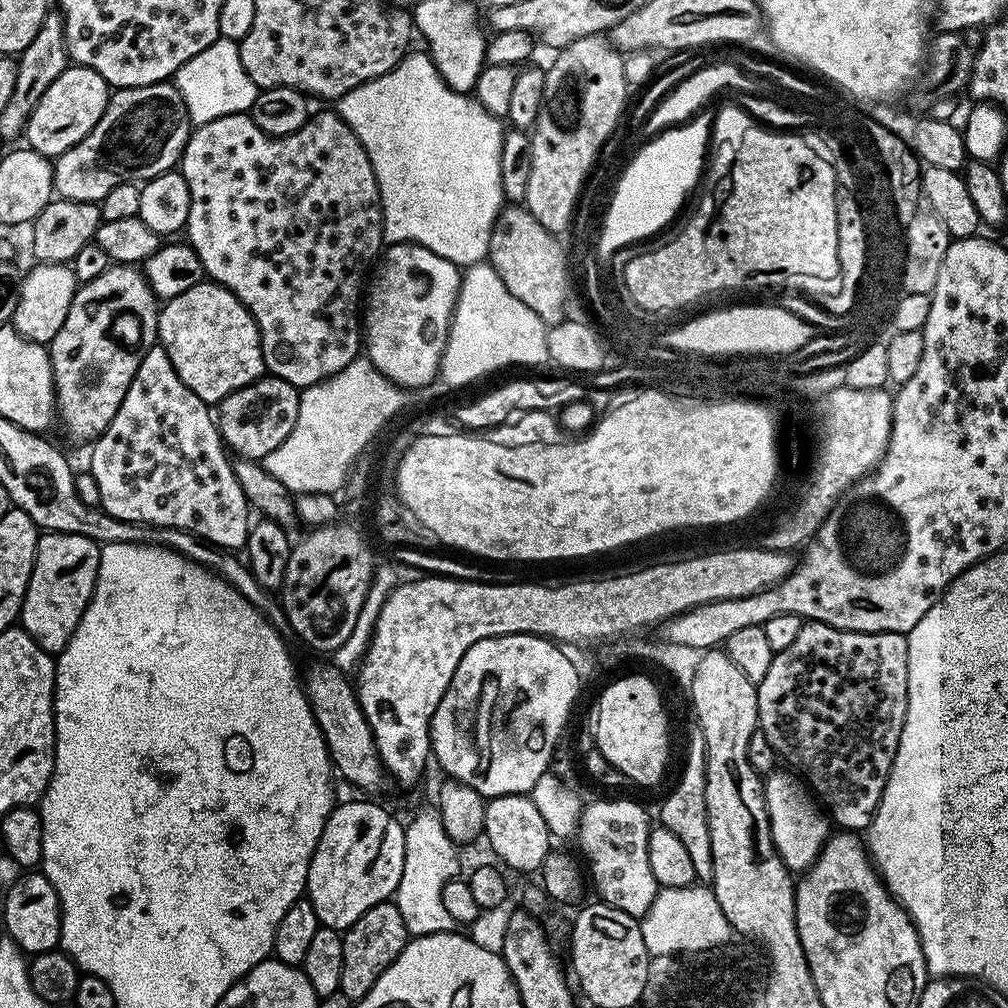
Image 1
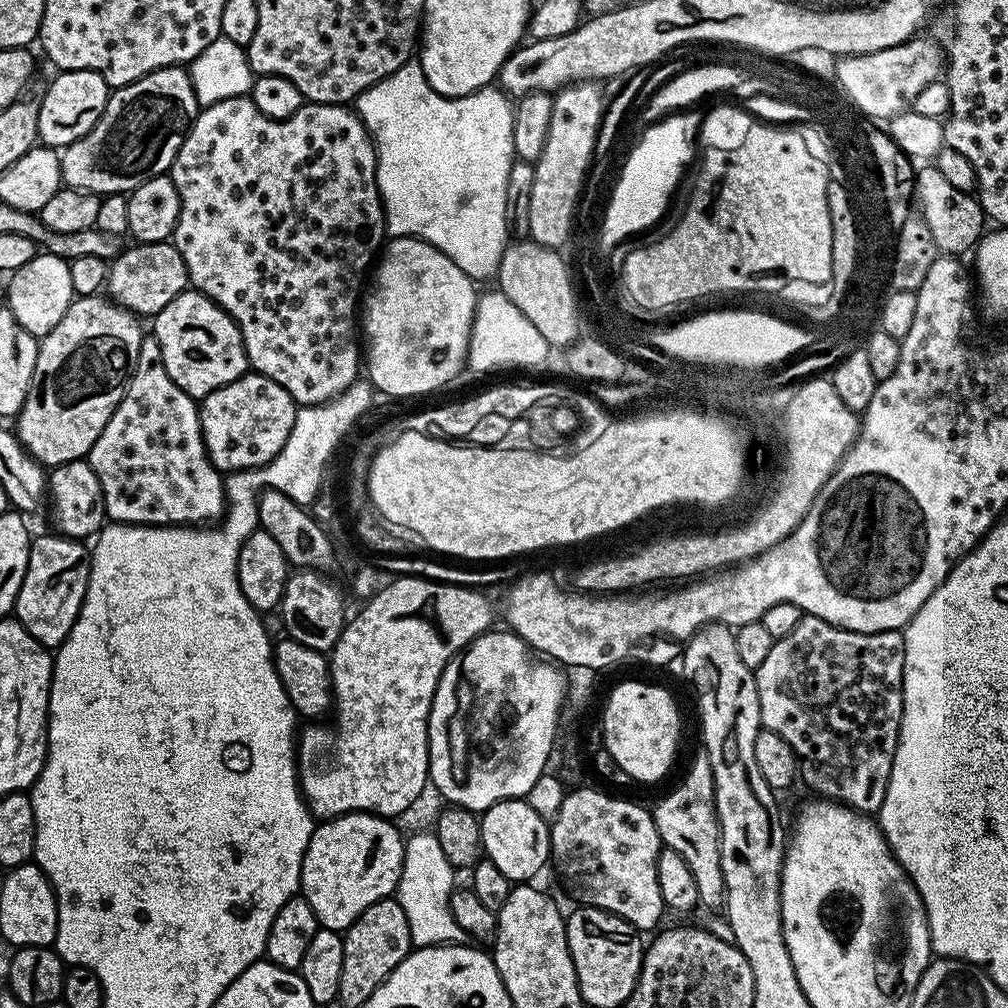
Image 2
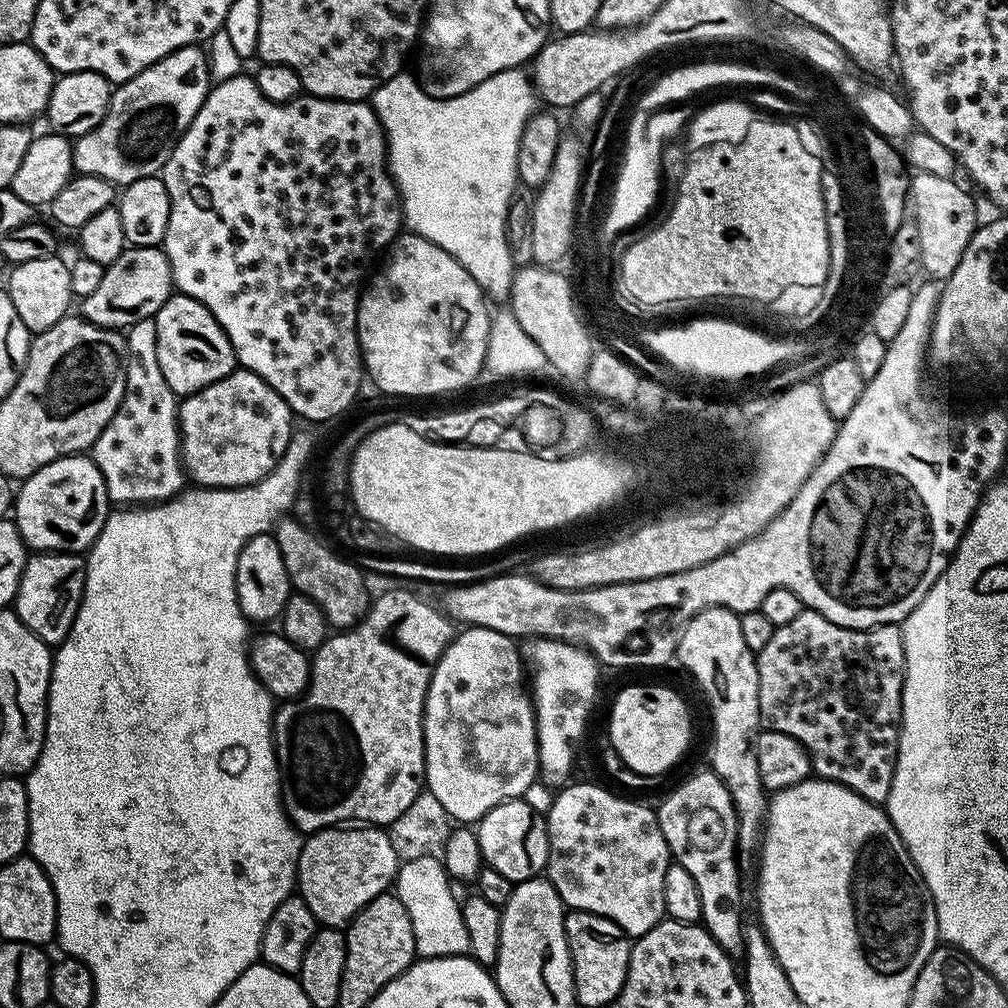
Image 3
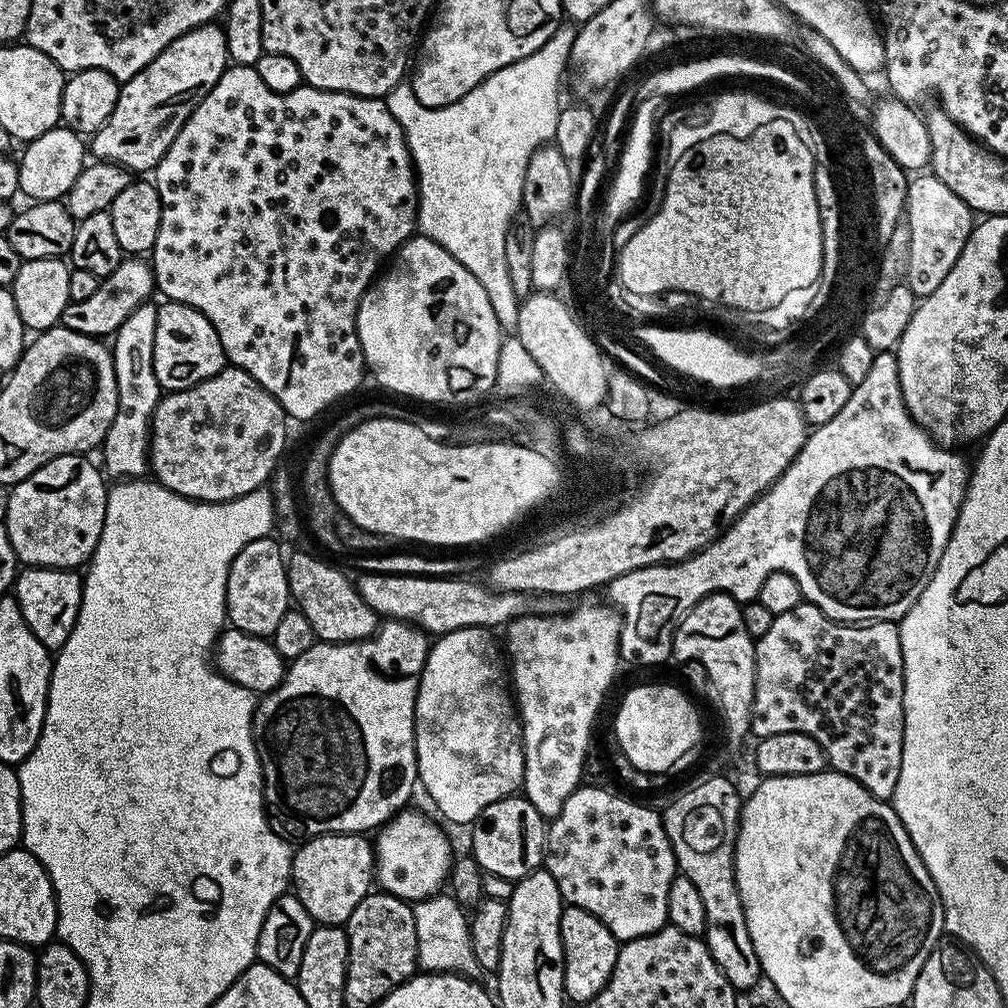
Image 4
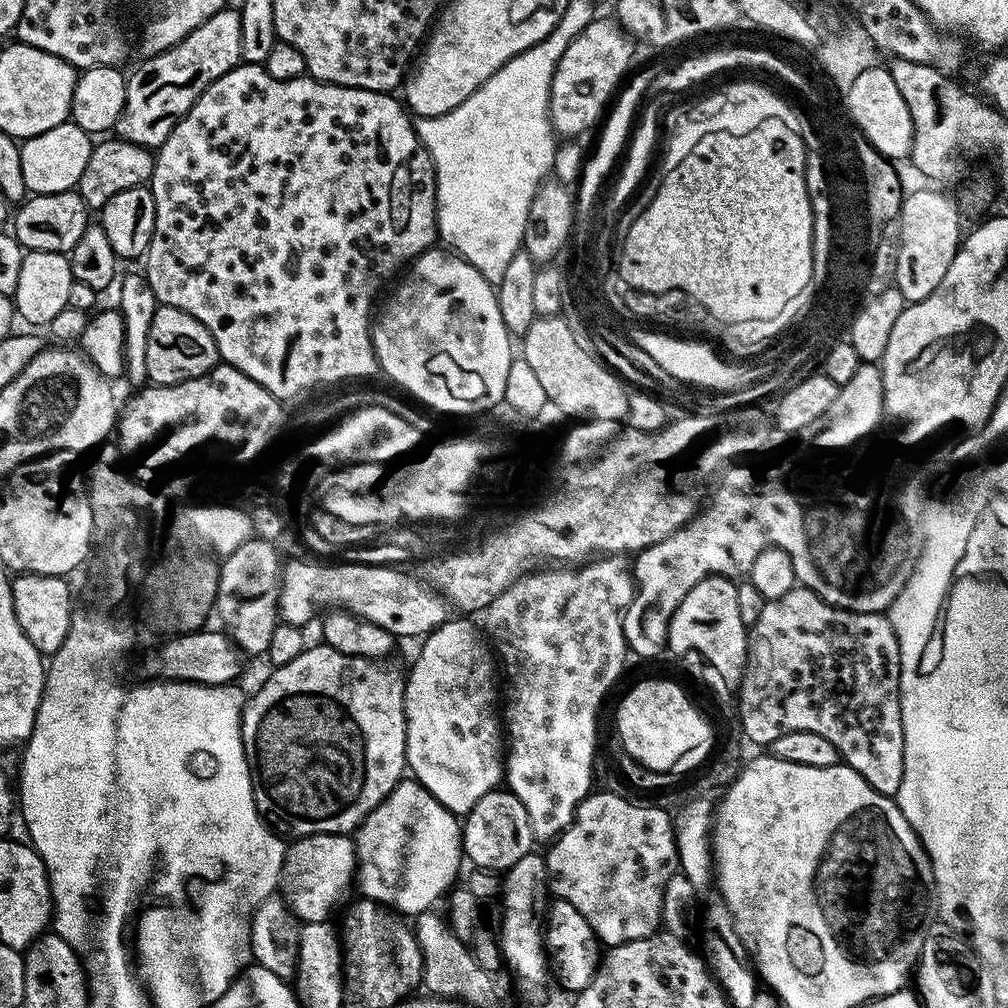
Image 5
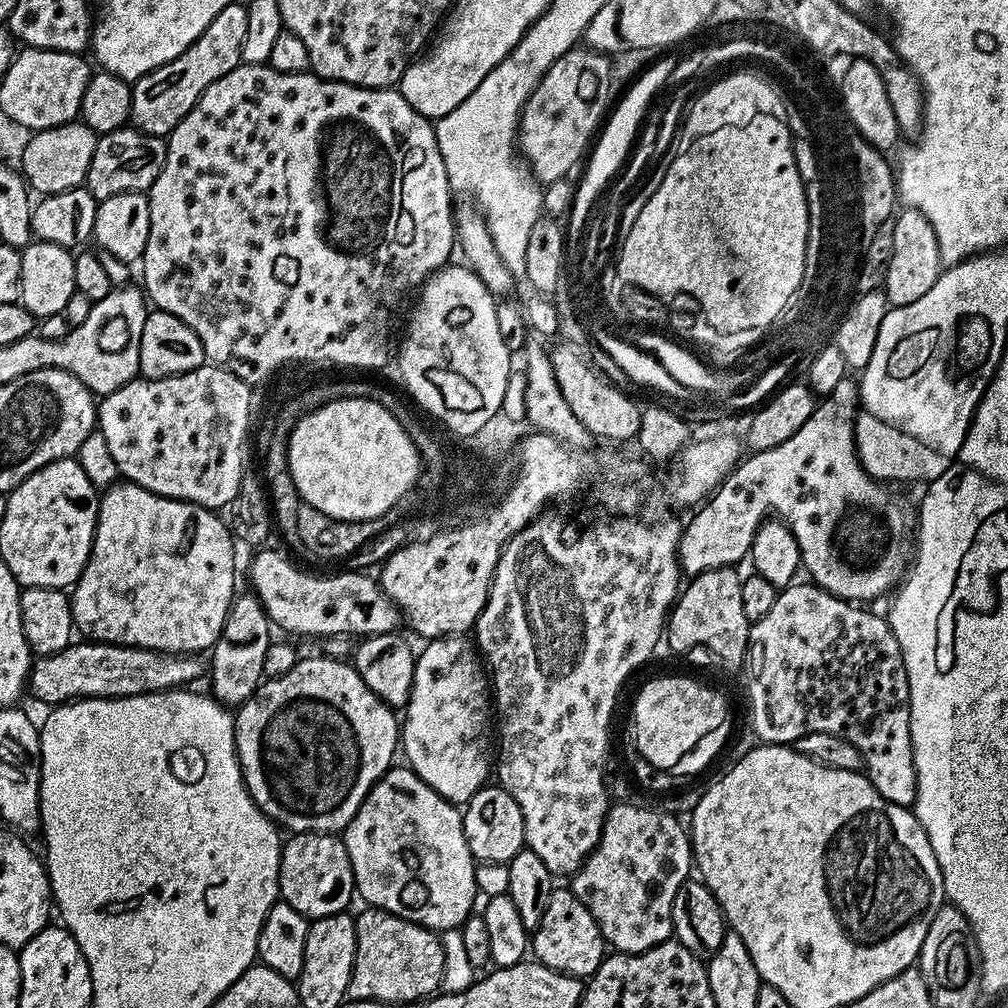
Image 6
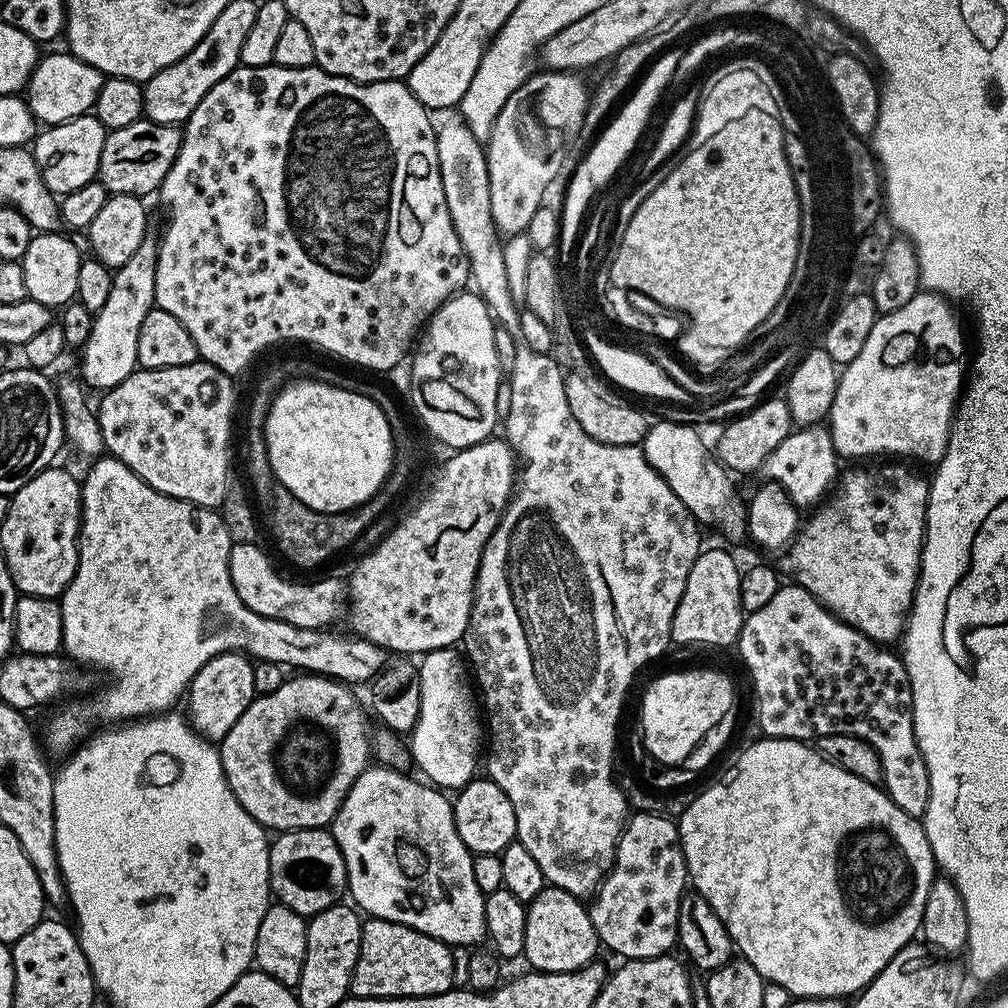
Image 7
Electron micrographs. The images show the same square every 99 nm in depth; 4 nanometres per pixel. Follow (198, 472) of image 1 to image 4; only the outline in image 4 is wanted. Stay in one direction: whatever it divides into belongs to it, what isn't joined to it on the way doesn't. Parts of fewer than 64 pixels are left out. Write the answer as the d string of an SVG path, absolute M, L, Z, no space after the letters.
M152 302L140 304L110 340L114 378L118 382L118 410L114 410L114 422L110 422L110 430L106 430L102 468L109 477L116 476L112 478L140 478L150 468L152 415L162 395L158 374L154 374L154 330L158 326L156 309L157 305Z

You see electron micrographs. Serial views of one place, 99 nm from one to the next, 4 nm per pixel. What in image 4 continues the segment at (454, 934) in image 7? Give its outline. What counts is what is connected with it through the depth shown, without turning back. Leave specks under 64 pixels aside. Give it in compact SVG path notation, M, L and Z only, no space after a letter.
M401 810L374 836L374 876L379 887L399 900L415 902L437 895L452 871L454 851L448 836L428 816Z

